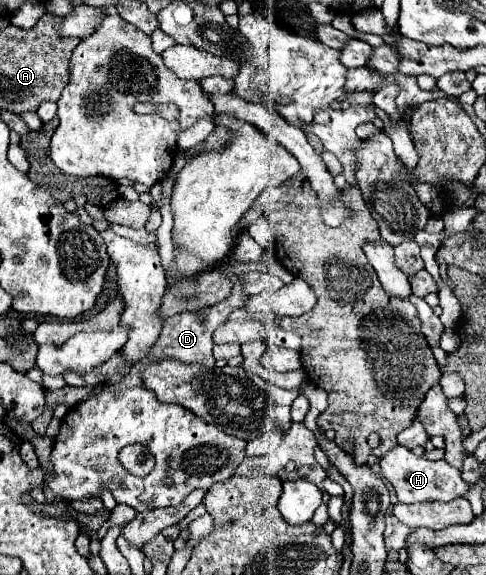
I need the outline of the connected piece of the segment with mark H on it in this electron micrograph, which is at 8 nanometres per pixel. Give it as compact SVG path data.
M395 446L391 452L387 452L381 458L381 468L383 478L393 486L399 502L431 502L431 500L451 502L457 496L465 496L469 490L469 484L461 480L461 472L449 466L445 460L431 462L419 458L405 446Z

